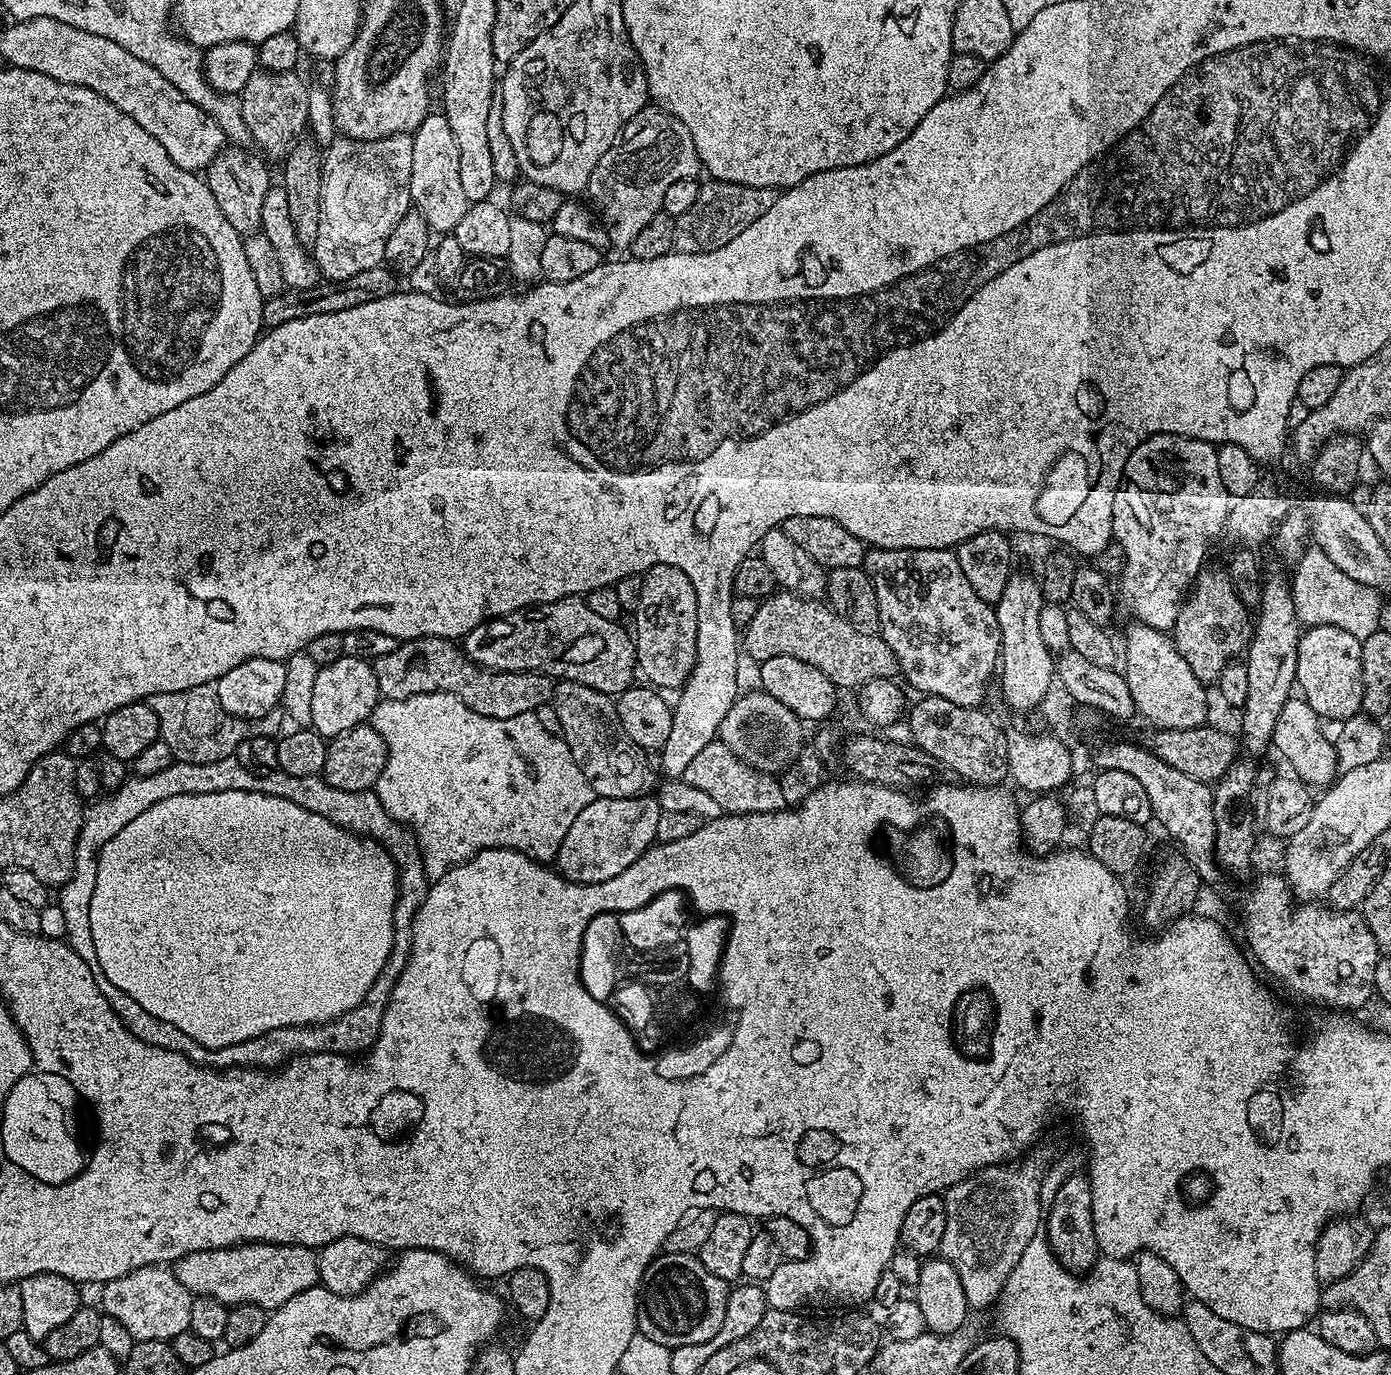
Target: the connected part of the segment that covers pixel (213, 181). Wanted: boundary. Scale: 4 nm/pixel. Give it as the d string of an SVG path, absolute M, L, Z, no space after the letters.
M226 146L206 169L206 183L210 194L214 194L214 202L218 202L218 210L226 214L226 222L230 222L241 237L260 231L262 201L274 184L274 180L268 177L265 161L259 155L251 156L248 150L244 146Z

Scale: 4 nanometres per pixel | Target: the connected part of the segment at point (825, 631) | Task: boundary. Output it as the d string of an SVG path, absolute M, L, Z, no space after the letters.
M783 590L777 591L775 594L767 597L767 599L761 603L758 614L754 614L754 618L750 618L750 622L743 625L742 648L746 653L747 659L749 656L753 662L759 662L766 658L774 658L775 656L793 656L794 658L802 658L802 662L810 662L810 666L818 666L818 670L822 670L822 674L826 674L826 678L830 678L830 682L834 682L837 689L840 690L856 687L856 689L859 689L861 686L868 684L872 680L890 680L900 672L900 663L898 662L898 658L894 656L894 650L890 650L890 646L886 646L886 642L879 634L858 630L844 616L839 616L837 612L833 612L827 603L821 602L819 599L797 596L795 592L786 592Z

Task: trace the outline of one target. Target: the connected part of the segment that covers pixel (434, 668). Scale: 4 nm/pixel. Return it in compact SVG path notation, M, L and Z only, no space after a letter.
M423 636L417 640L405 640L397 643L390 654L382 654L373 664L372 669L378 678L378 690L385 700L401 700L414 698L414 694L430 694L431 692L449 692L458 697L470 710L482 714L486 718L515 718L518 714L535 712L536 708L549 703L554 691L554 680L543 672L492 672L489 668L478 666L464 653L459 643Z

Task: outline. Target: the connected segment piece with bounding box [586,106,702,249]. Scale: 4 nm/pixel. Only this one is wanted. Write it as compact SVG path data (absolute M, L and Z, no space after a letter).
M645 106L620 132L620 139L594 166L586 189L591 207L604 224L609 245L627 249L650 218L662 210L662 198L673 182L699 177L702 165L690 130L668 112Z

